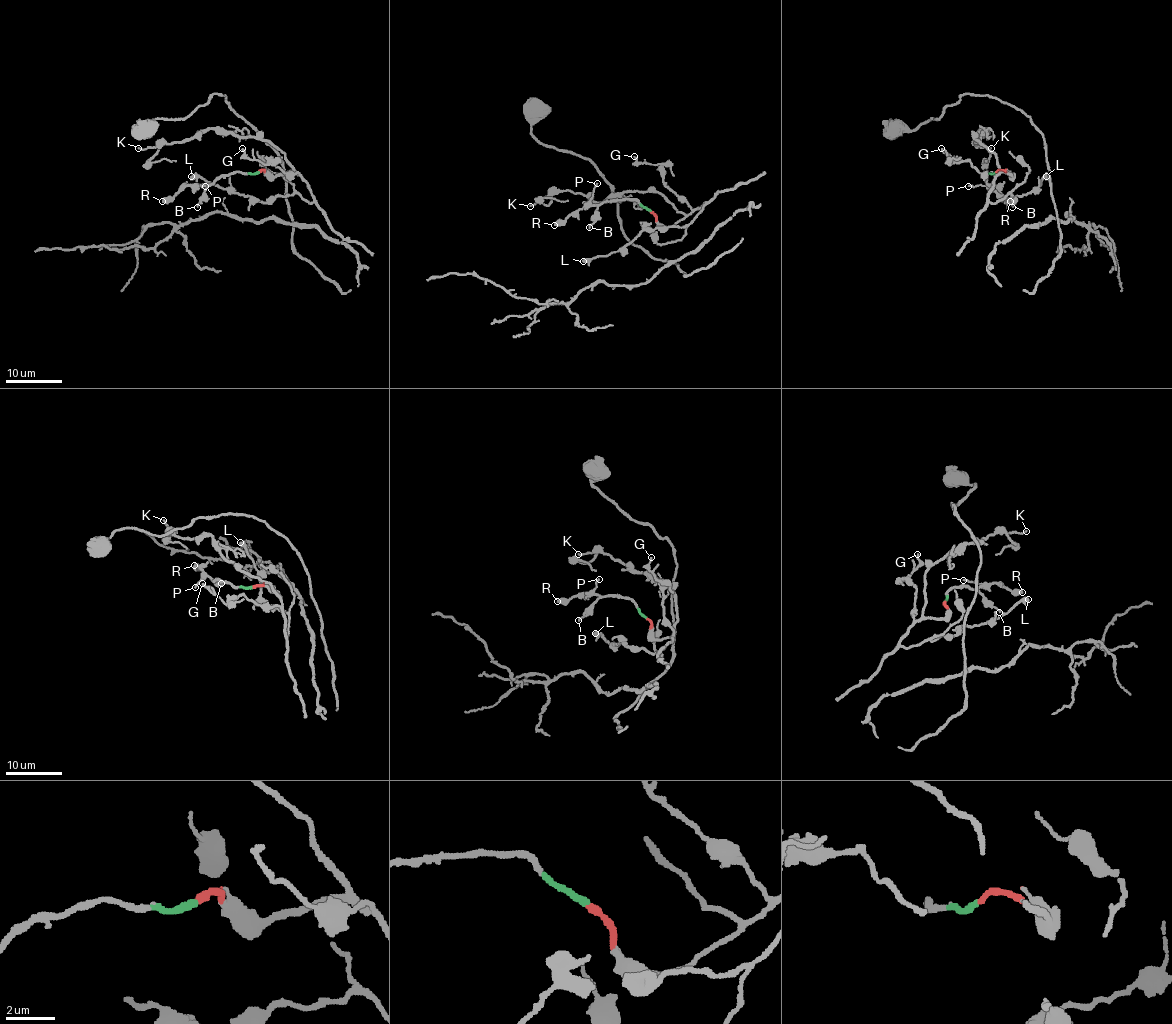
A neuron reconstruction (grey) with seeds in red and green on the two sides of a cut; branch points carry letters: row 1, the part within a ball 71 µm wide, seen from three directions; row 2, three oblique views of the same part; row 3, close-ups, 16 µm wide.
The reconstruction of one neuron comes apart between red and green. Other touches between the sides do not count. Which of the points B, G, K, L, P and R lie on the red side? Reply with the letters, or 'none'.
G, K, L

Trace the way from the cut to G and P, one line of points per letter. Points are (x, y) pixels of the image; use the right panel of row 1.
G: (996, 172), (1006, 170), (1011, 176), (1004, 172), (980, 173), (968, 161), (950, 163), (941, 148)
P: (996, 172), (985, 172), (990, 184), (968, 186)

